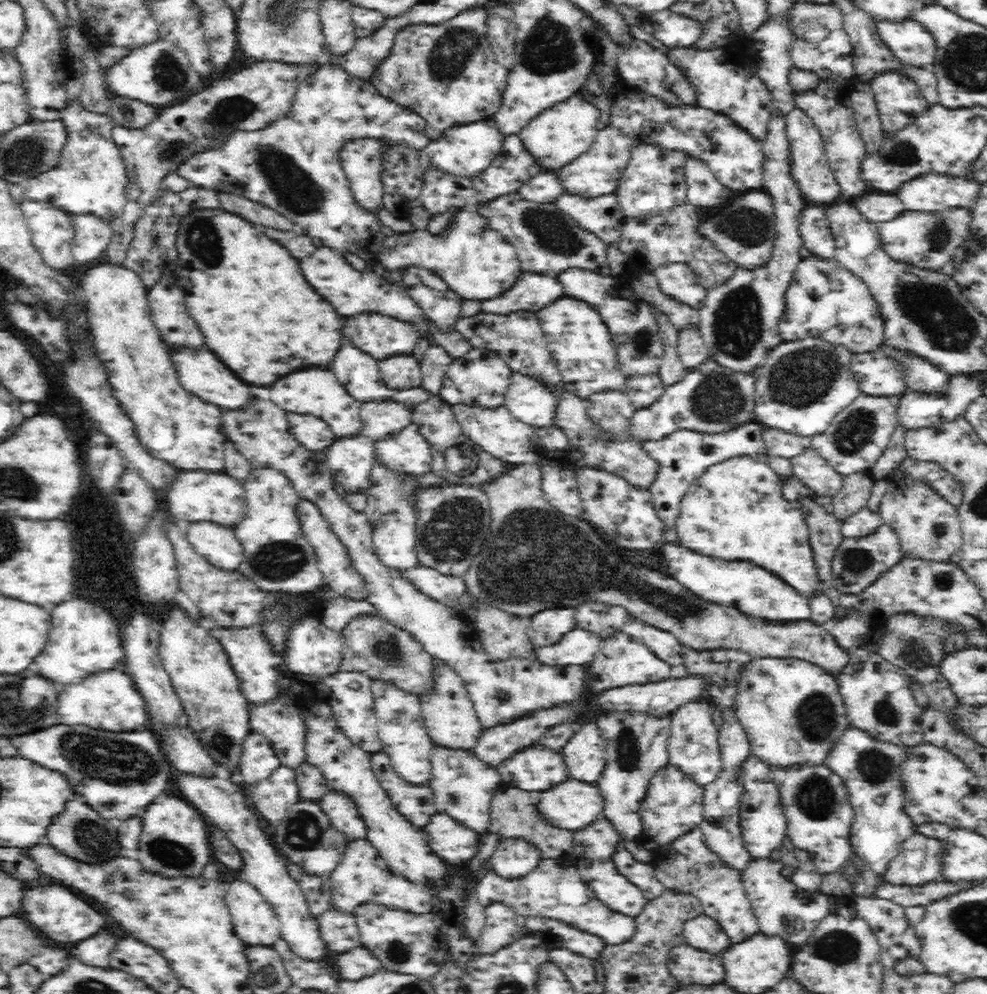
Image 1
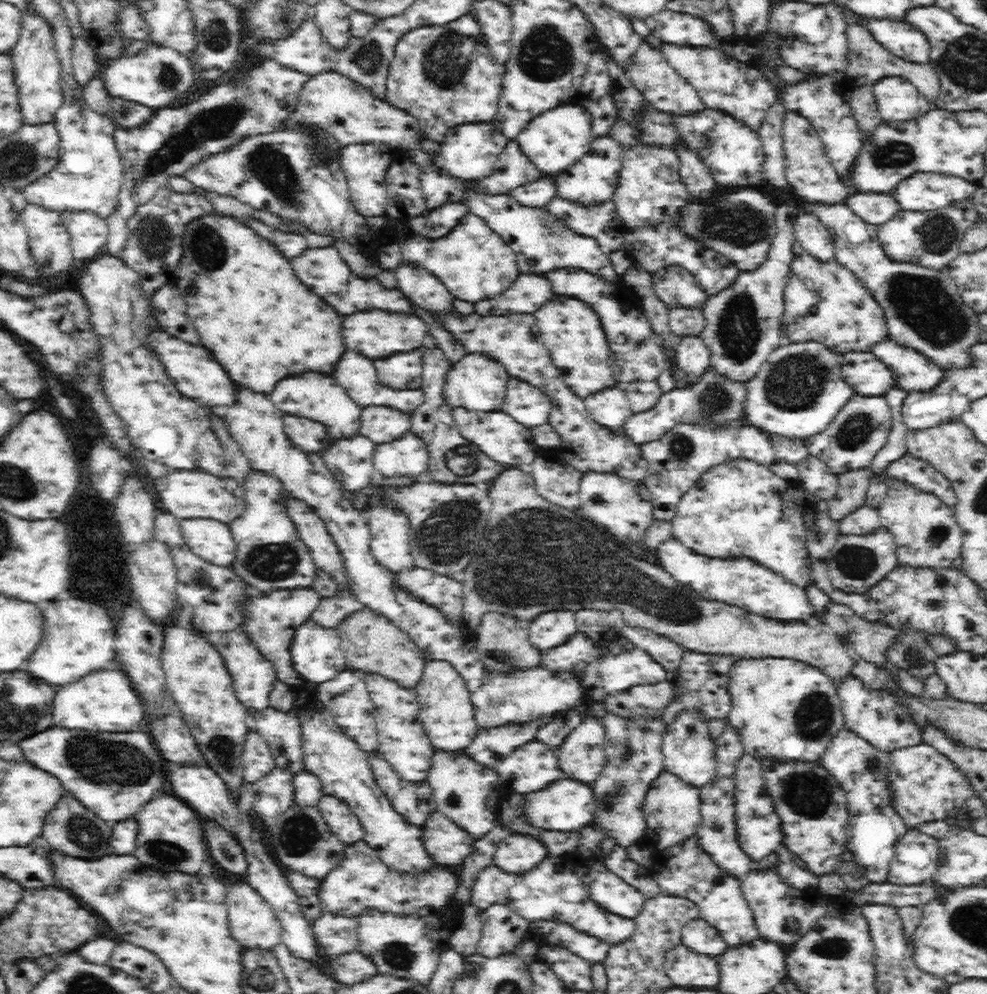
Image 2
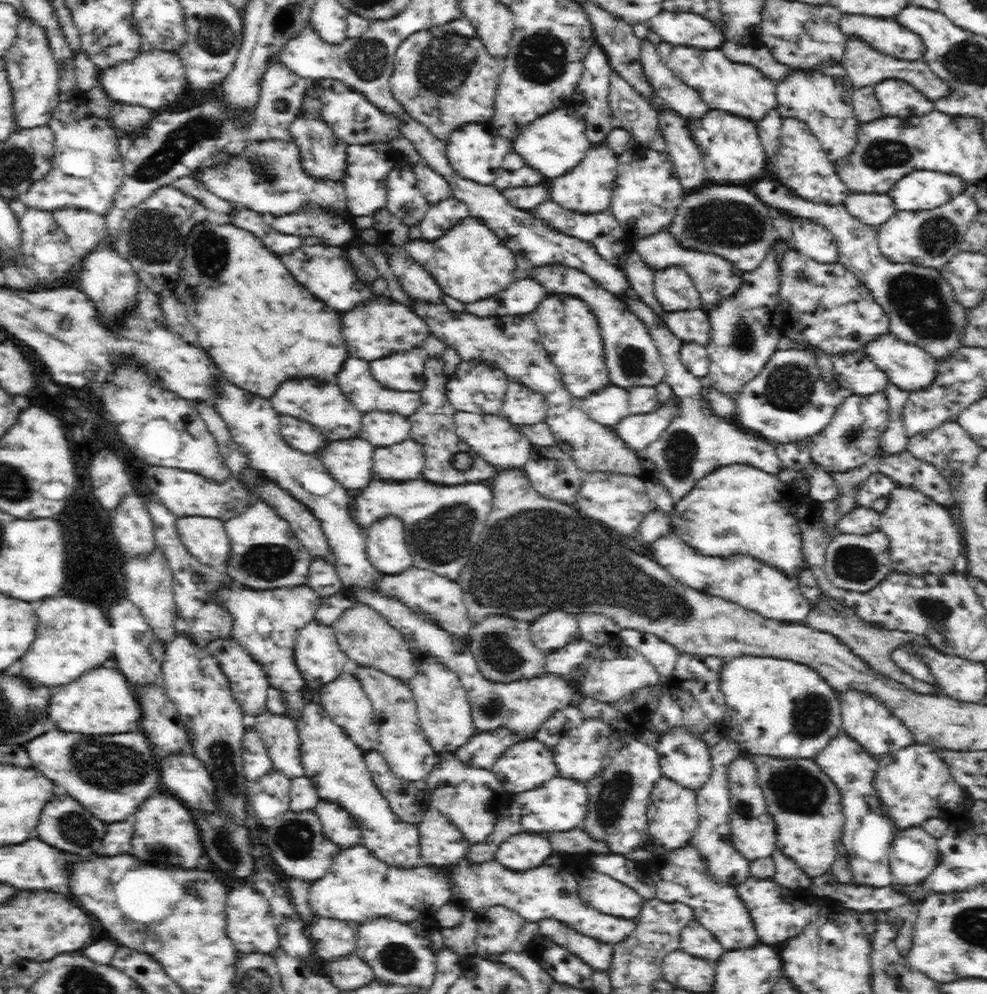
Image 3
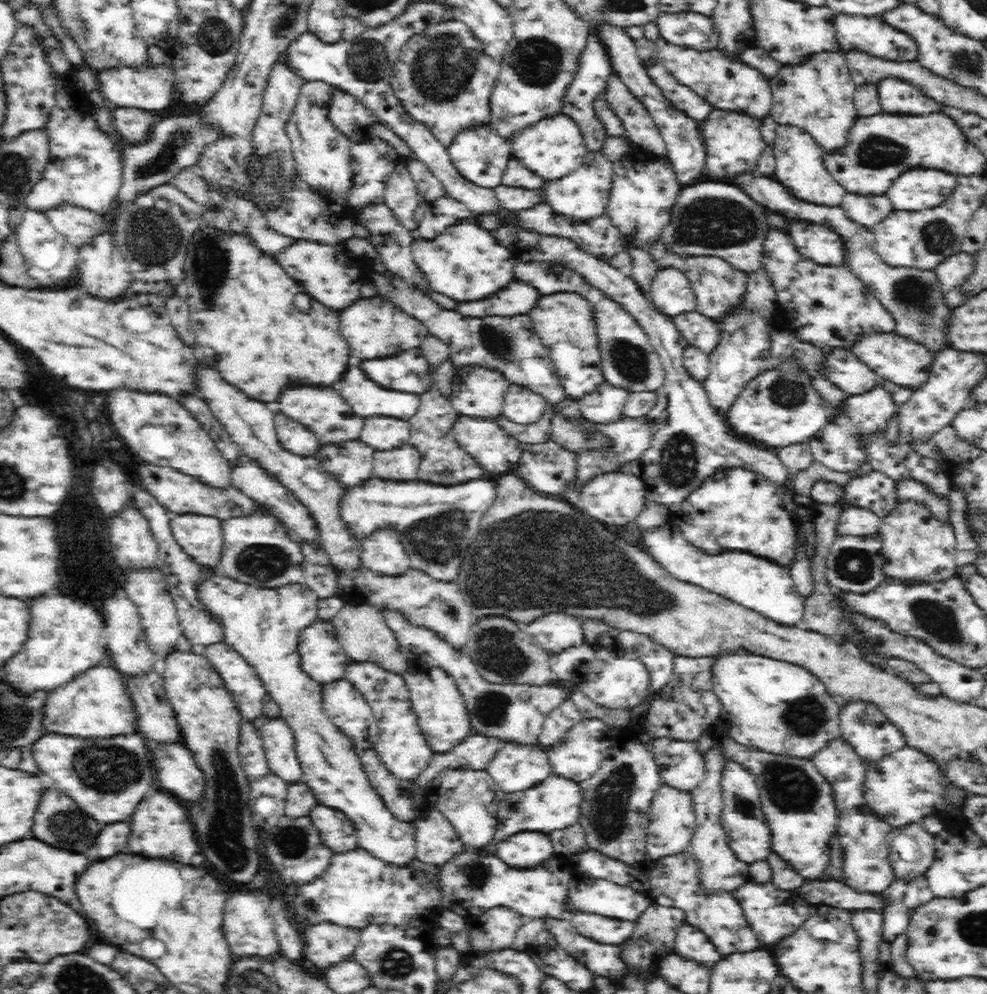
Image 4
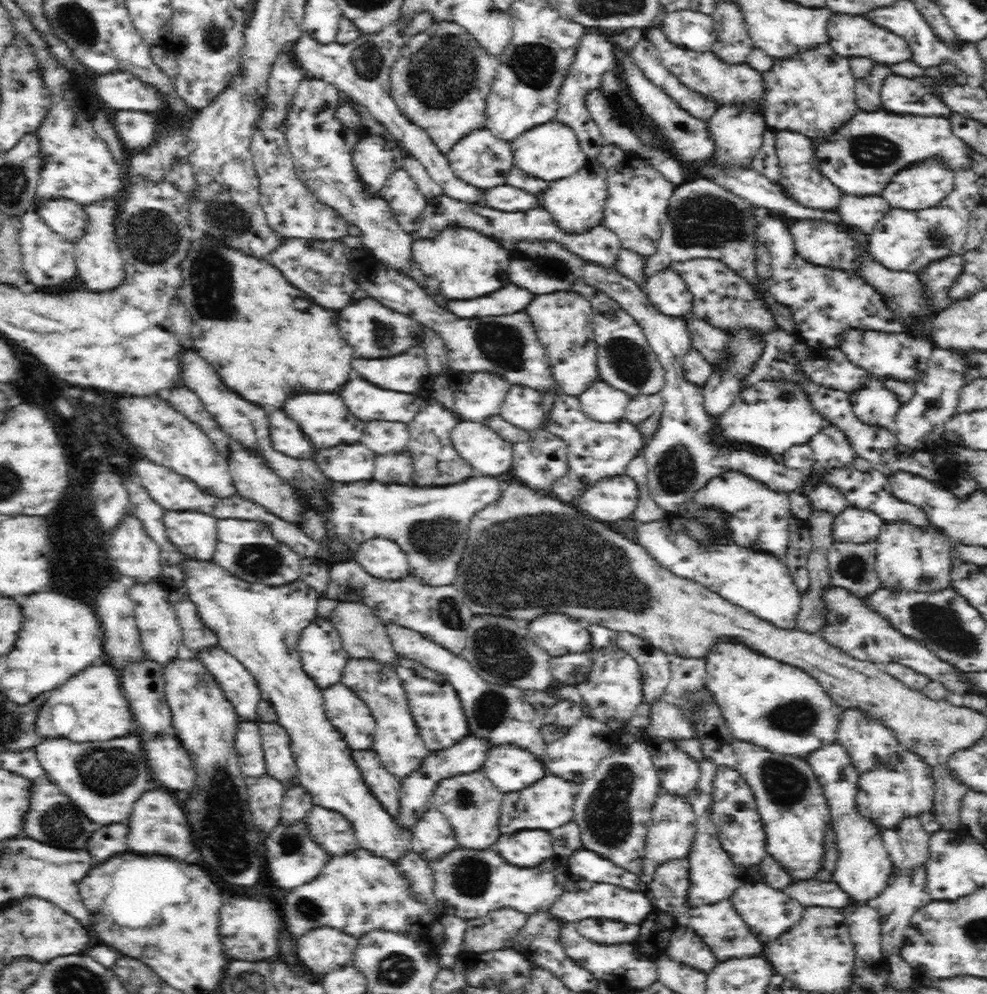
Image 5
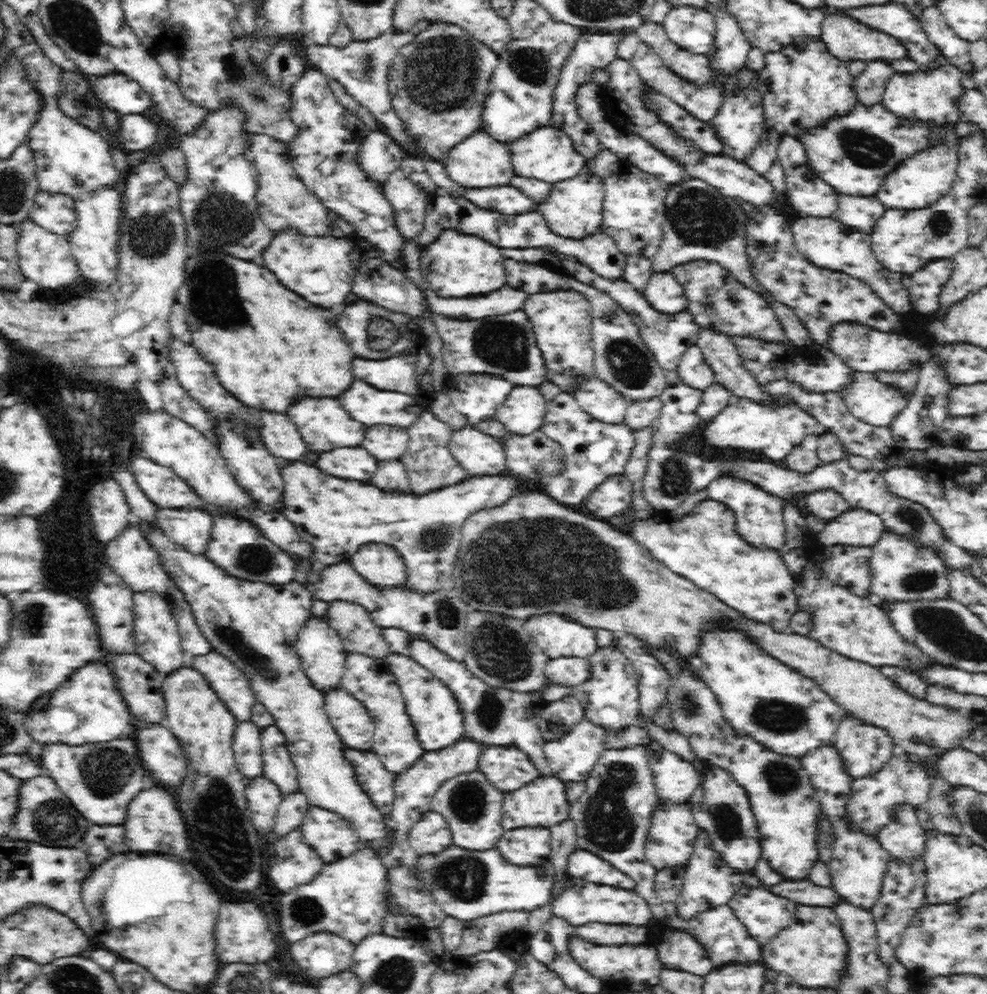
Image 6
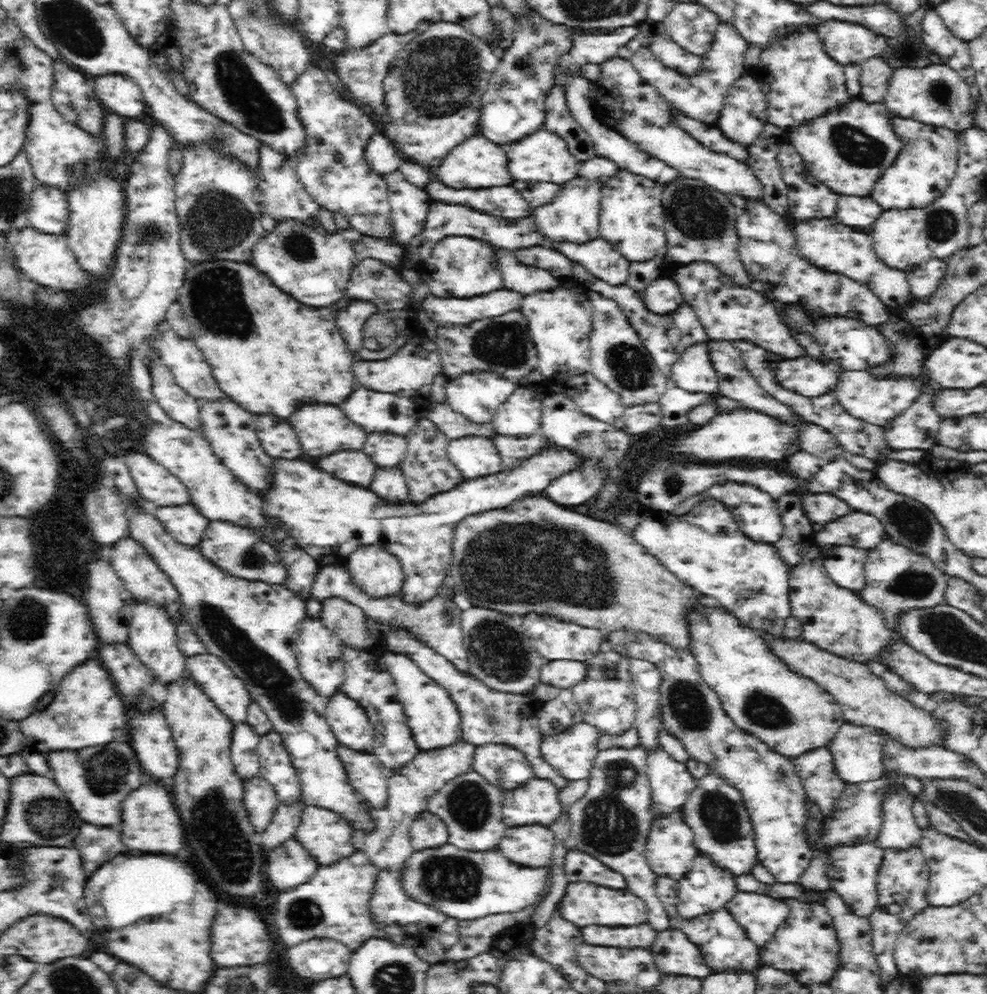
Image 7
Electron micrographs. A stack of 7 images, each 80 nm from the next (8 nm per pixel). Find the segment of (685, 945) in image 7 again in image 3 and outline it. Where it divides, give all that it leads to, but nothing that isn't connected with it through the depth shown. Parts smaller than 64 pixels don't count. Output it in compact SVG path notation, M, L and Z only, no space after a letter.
M696 920L683 928L680 946L684 951L712 962L716 962L726 952L724 945L716 939L716 935L713 935L706 927L702 926L700 921Z

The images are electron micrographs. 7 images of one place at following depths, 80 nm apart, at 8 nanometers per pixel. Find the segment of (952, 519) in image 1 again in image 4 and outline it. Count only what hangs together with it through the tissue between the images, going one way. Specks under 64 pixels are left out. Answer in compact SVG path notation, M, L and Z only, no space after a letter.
M902 499L886 515L881 517L881 526L878 534L882 537L881 554L884 557L884 573L886 576L898 578L907 582L940 582L948 577L956 576L956 533L948 521L941 520L934 515L928 505L914 499Z

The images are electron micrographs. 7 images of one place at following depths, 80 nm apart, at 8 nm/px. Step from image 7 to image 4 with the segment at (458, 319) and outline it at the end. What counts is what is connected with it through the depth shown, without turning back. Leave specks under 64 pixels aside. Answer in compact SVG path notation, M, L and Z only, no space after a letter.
M514 280L508 288L496 292L486 300L458 304L456 312L464 316L476 316L476 318L516 316L516 314L528 314L538 300L540 300L540 292L532 288L532 284Z

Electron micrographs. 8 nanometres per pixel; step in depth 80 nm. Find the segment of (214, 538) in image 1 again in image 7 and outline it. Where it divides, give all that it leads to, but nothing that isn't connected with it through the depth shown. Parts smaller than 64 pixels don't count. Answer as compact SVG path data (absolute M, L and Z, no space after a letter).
M192 504L184 506L152 507L155 517L176 542L198 550L211 519L202 515Z

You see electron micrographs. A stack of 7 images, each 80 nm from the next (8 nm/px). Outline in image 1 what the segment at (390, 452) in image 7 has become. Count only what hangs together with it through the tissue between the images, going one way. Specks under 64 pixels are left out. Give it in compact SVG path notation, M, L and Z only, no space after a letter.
M380 399L364 401L360 405L360 420L362 421L358 434L370 437L372 440L382 440L390 433L398 432L412 423L413 409L404 401Z

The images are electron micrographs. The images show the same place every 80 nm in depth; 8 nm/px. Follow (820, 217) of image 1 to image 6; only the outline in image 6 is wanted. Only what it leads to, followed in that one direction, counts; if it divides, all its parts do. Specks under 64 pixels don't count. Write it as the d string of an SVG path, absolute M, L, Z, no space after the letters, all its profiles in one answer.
M800 218L792 224L792 234L796 251L805 260L819 268L826 268L834 272L844 272L866 282L880 299L898 314L912 313L909 291L902 285L903 276L899 273L885 271L870 250L868 236L854 232L845 224L840 224L832 218Z

